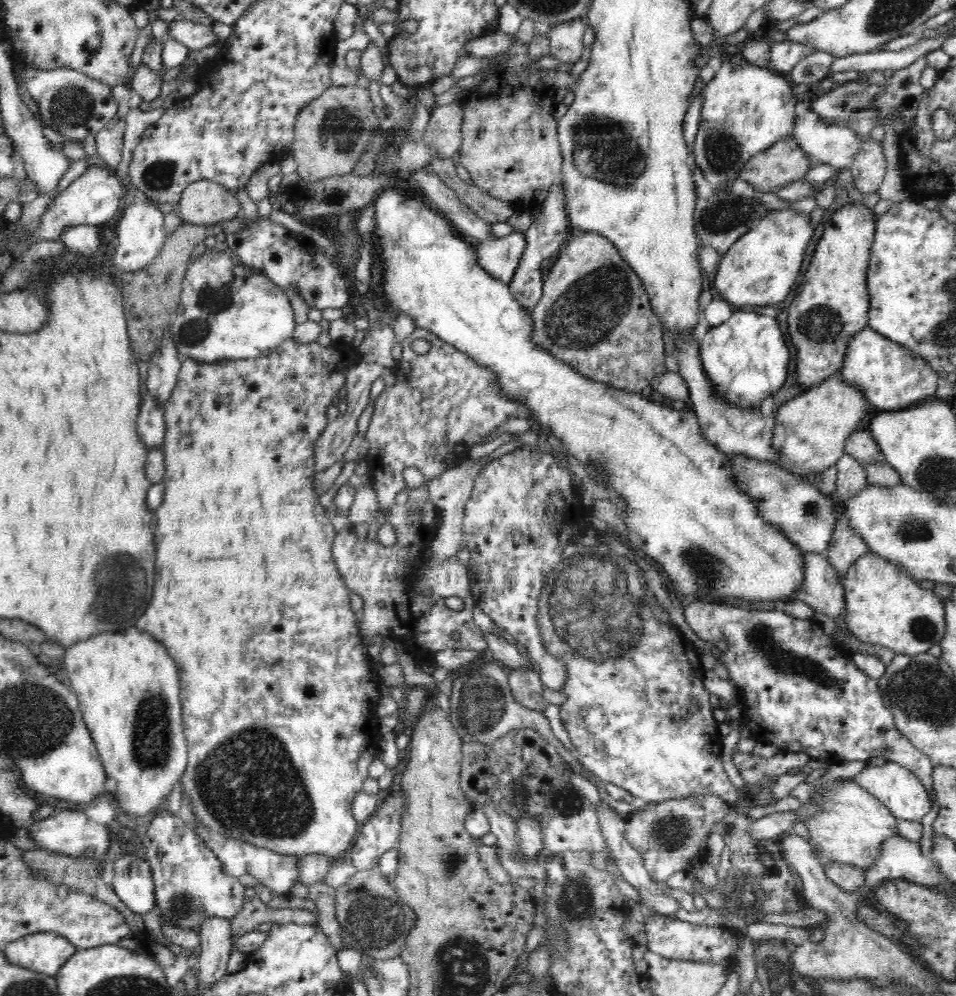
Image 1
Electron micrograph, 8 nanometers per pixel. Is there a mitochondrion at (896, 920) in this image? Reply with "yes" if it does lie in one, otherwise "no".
no

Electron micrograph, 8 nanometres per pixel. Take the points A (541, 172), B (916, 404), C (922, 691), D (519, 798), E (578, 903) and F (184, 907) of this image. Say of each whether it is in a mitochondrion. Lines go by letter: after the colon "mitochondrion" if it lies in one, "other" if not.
A: other
B: other
C: mitochondrion
D: mitochondrion
E: mitochondrion
F: mitochondrion

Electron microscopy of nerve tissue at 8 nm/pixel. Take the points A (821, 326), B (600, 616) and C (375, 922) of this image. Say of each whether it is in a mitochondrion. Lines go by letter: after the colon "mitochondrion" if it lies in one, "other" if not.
A: mitochondrion
B: mitochondrion
C: mitochondrion

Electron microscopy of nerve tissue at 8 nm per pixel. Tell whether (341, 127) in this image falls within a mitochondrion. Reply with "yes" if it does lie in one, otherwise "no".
yes

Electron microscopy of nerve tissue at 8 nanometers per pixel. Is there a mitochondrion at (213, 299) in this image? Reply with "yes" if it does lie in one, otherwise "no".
yes

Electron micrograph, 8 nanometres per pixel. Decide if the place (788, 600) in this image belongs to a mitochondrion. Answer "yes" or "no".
no

